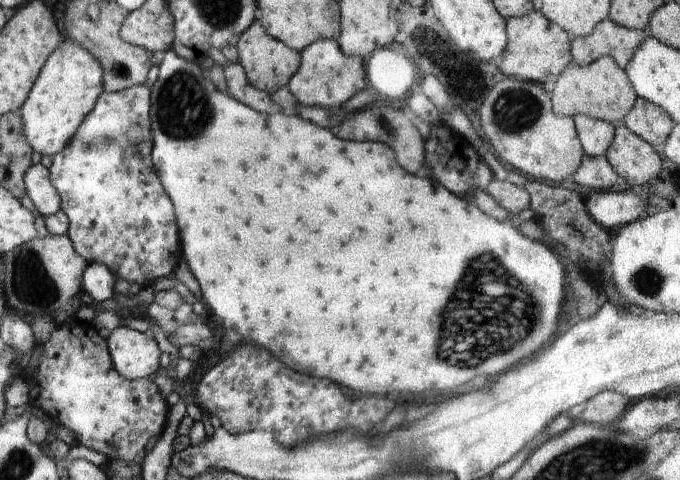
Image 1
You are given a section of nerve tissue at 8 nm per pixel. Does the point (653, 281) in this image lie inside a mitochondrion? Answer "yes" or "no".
yes

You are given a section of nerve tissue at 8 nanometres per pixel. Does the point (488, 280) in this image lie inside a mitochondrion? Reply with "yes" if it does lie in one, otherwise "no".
yes

